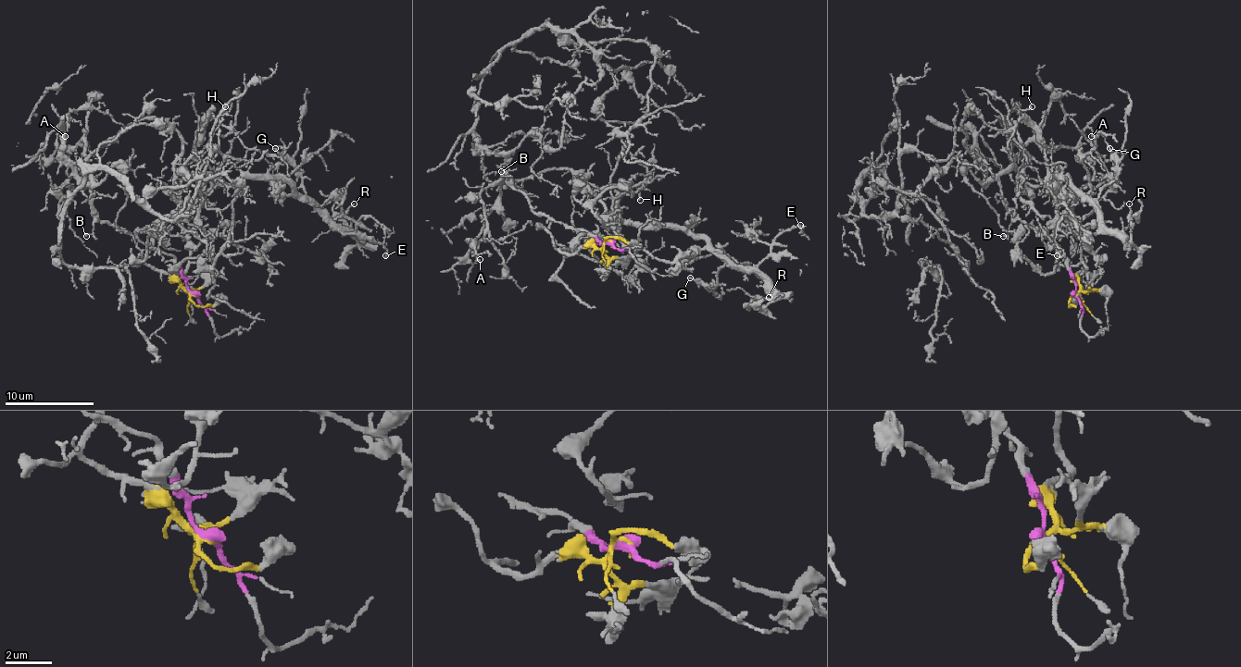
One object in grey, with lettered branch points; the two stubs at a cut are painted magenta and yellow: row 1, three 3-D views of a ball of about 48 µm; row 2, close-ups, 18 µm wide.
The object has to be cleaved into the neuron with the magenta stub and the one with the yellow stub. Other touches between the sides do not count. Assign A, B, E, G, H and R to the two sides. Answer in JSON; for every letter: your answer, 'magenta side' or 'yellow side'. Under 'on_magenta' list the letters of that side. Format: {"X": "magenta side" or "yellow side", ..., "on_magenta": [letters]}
{"A": "magenta side", "B": "magenta side", "E": "yellow side", "G": "yellow side", "H": "yellow side", "R": "yellow side", "on_magenta": ["A", "B"]}

